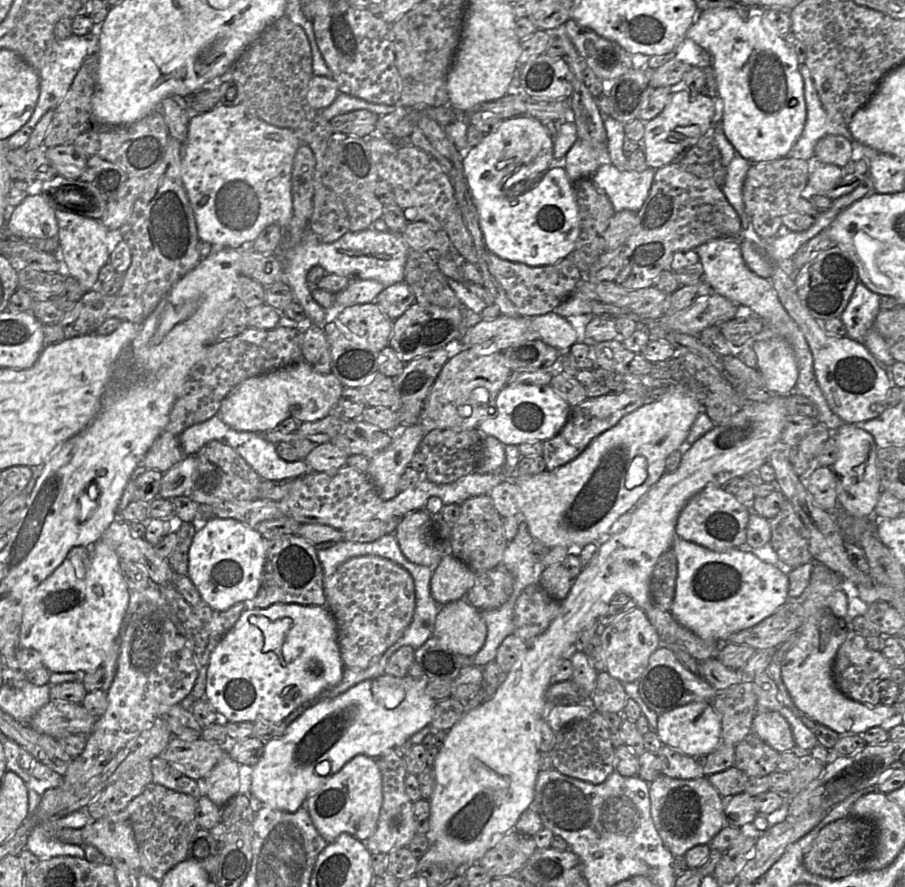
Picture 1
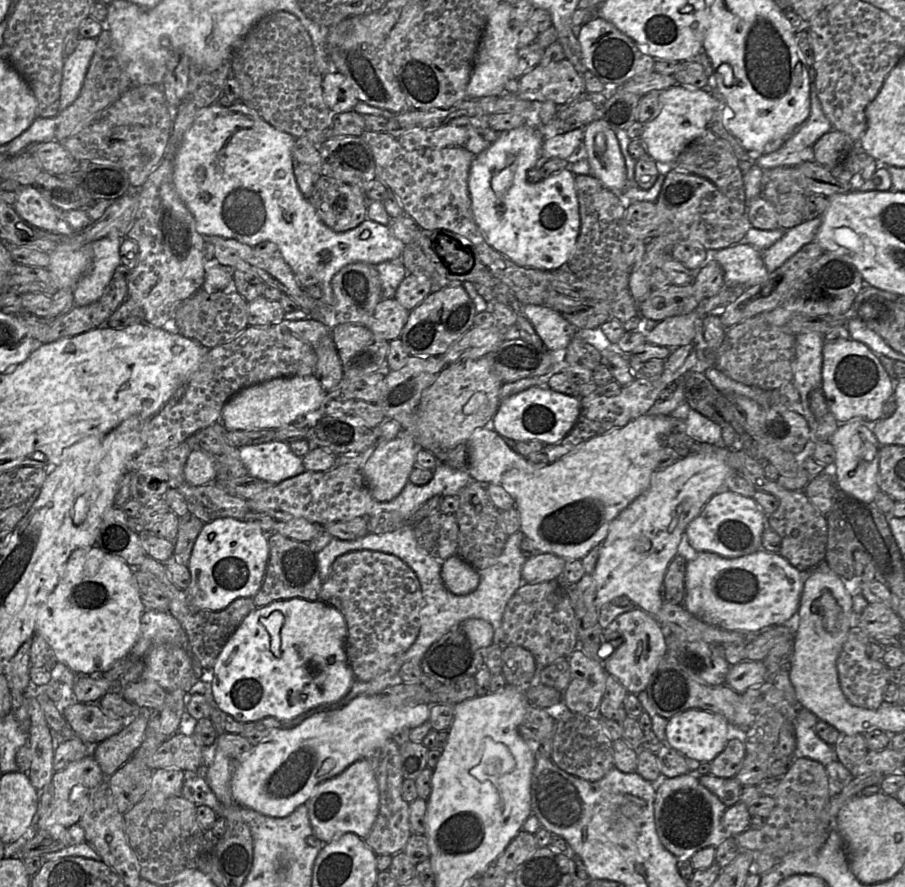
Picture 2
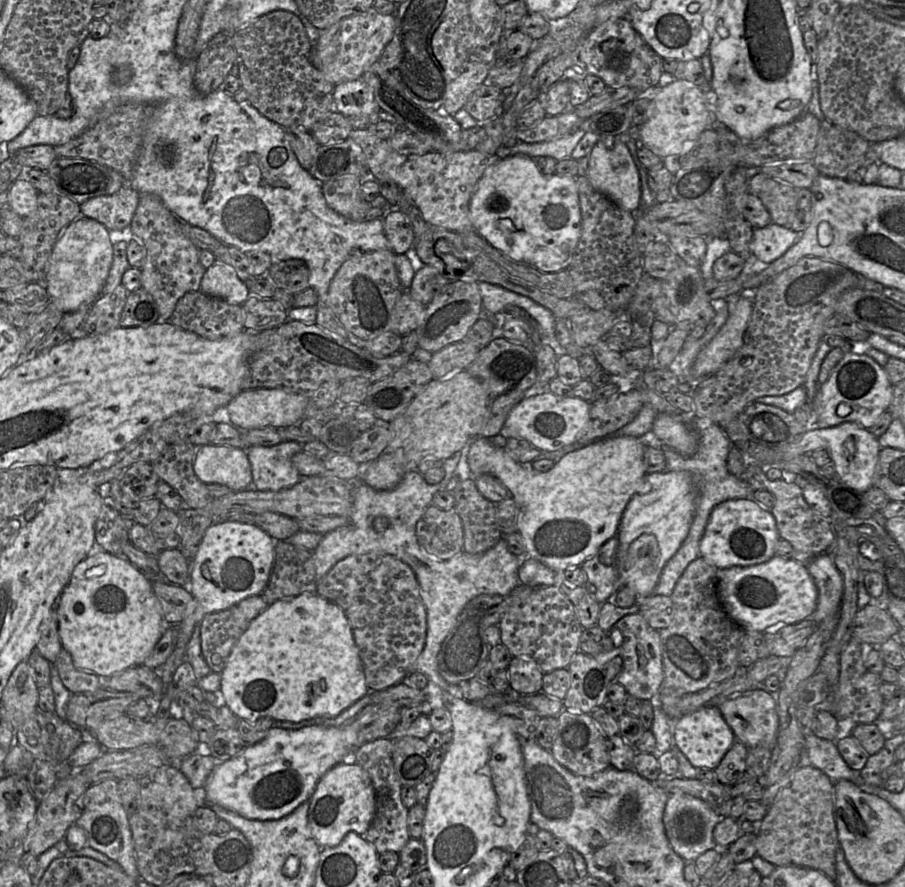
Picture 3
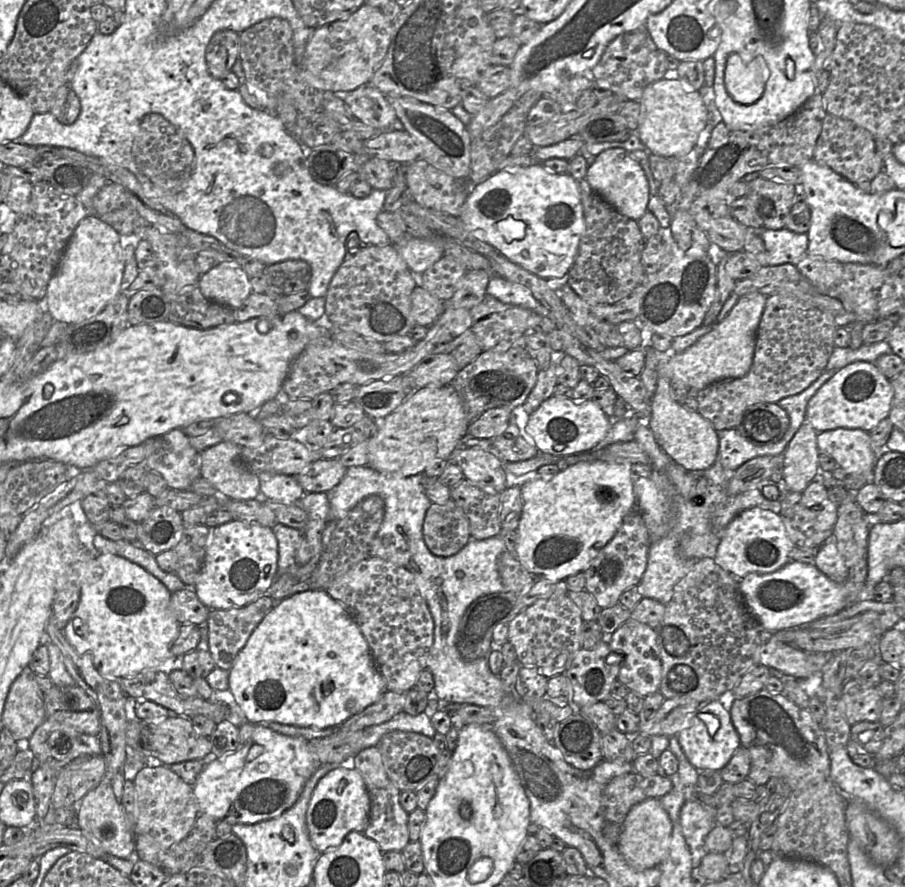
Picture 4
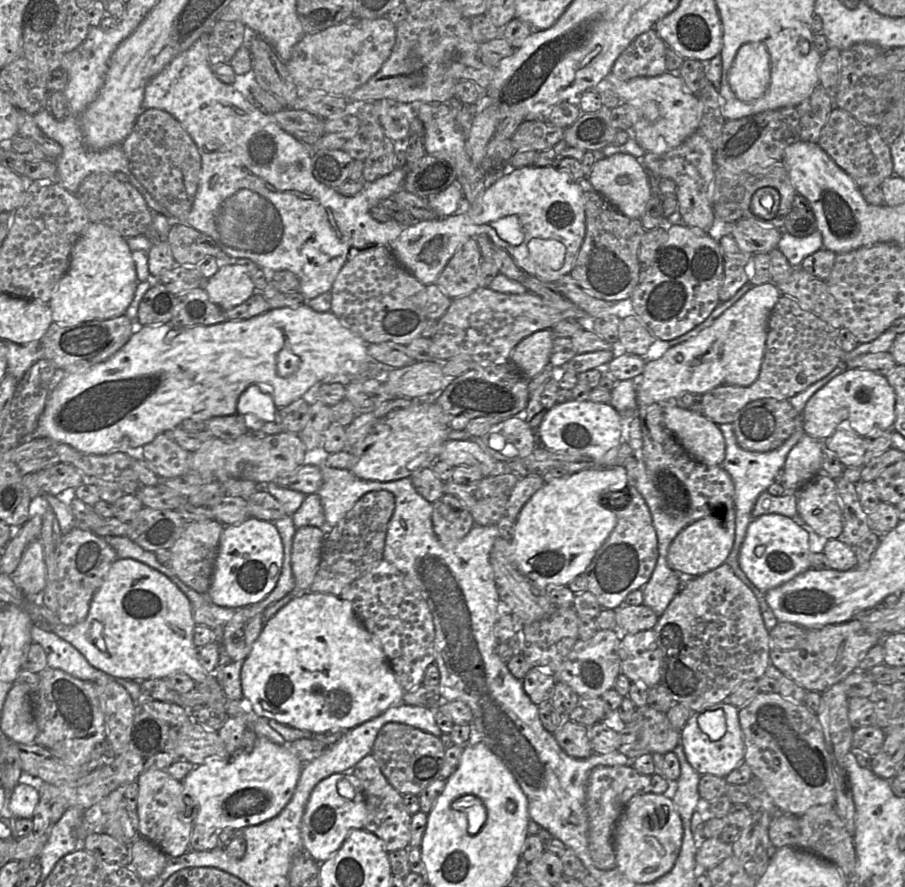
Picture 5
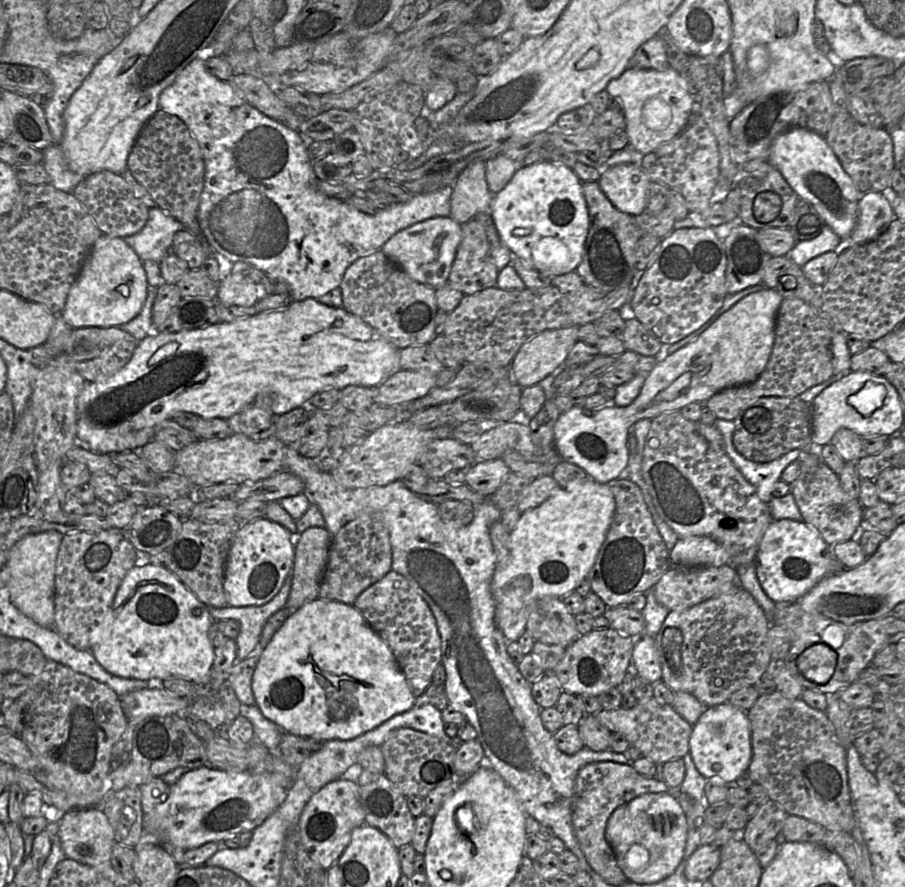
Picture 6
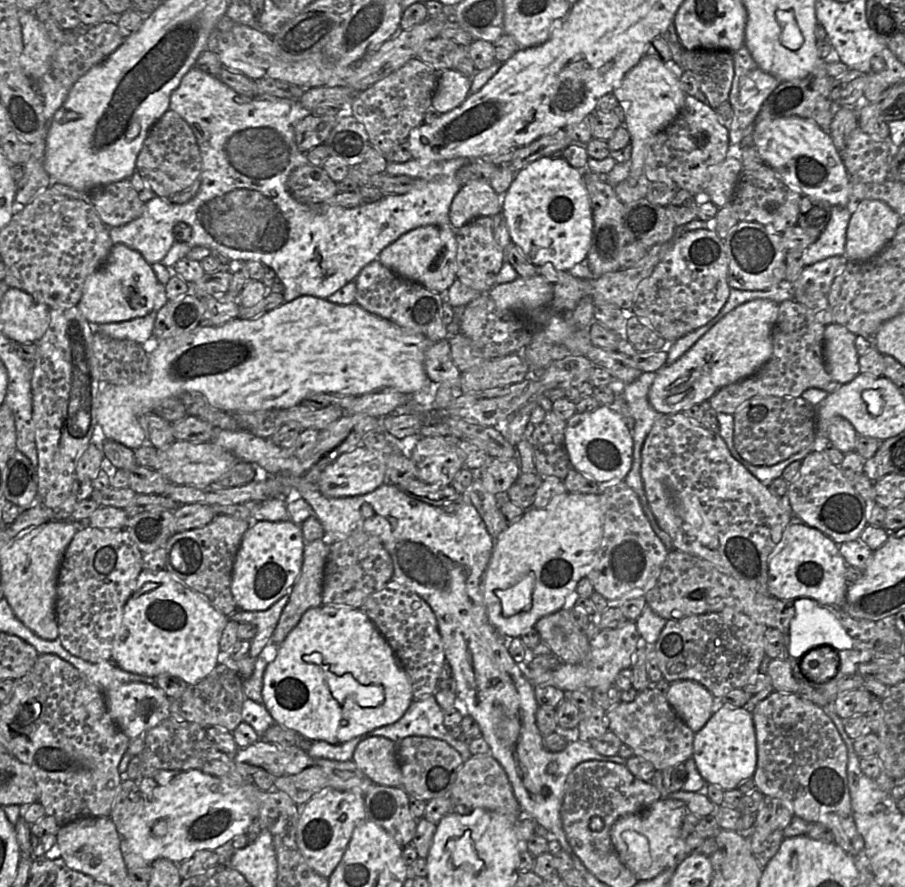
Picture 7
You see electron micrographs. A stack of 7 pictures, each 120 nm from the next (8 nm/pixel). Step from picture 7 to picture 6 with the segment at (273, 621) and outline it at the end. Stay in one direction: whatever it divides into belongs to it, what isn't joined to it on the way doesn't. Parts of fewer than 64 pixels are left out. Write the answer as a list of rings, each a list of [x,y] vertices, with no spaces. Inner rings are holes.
[[[288,575],[279,592],[266,604],[261,606],[223,608],[208,607],[214,621],[234,620],[240,624],[240,632],[235,643],[237,645],[237,661],[247,658],[257,646],[262,629],[267,620],[277,611],[285,607],[292,585],[292,576]]]

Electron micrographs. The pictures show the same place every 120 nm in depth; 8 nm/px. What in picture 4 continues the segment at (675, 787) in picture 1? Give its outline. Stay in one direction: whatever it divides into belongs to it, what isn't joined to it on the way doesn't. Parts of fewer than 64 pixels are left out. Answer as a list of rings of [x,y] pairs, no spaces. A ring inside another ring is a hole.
[[[698,799],[686,800],[680,811],[682,833],[690,850],[704,848],[704,842],[713,828],[714,818]]]

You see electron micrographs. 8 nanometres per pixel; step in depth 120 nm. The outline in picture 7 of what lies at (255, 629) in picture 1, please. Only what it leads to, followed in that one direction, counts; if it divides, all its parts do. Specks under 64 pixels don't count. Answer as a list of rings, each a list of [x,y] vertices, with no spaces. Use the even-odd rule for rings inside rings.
[[[321,605],[307,610],[302,615],[296,627],[278,646],[275,659],[268,663],[265,669],[263,674],[262,698],[263,705],[275,723],[293,730],[312,741],[326,741],[330,744],[342,744],[355,737],[365,735],[376,728],[395,723],[404,715],[414,700],[412,686],[405,669],[377,627],[361,609],[338,605]]]

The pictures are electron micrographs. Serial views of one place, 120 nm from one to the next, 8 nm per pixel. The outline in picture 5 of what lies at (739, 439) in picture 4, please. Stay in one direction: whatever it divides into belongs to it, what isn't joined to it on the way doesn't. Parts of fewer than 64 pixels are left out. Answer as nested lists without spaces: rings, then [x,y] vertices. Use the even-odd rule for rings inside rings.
[[[799,414],[797,417],[798,430],[795,430],[782,446],[769,452],[760,453],[744,450],[738,445],[734,434],[733,423],[718,425],[718,428],[725,440],[725,458],[721,466],[732,478],[735,488],[735,539],[726,563],[731,567],[734,574],[752,590],[758,601],[763,622],[768,631],[770,631],[778,623],[778,620],[765,600],[765,592],[760,591],[746,576],[739,565],[738,557],[748,525],[753,519],[752,509],[755,505],[757,497],[762,492],[767,491],[768,487],[775,482],[775,475],[779,469],[783,468],[790,450],[804,435],[806,435],[803,427],[800,427],[802,427],[802,414]]]

